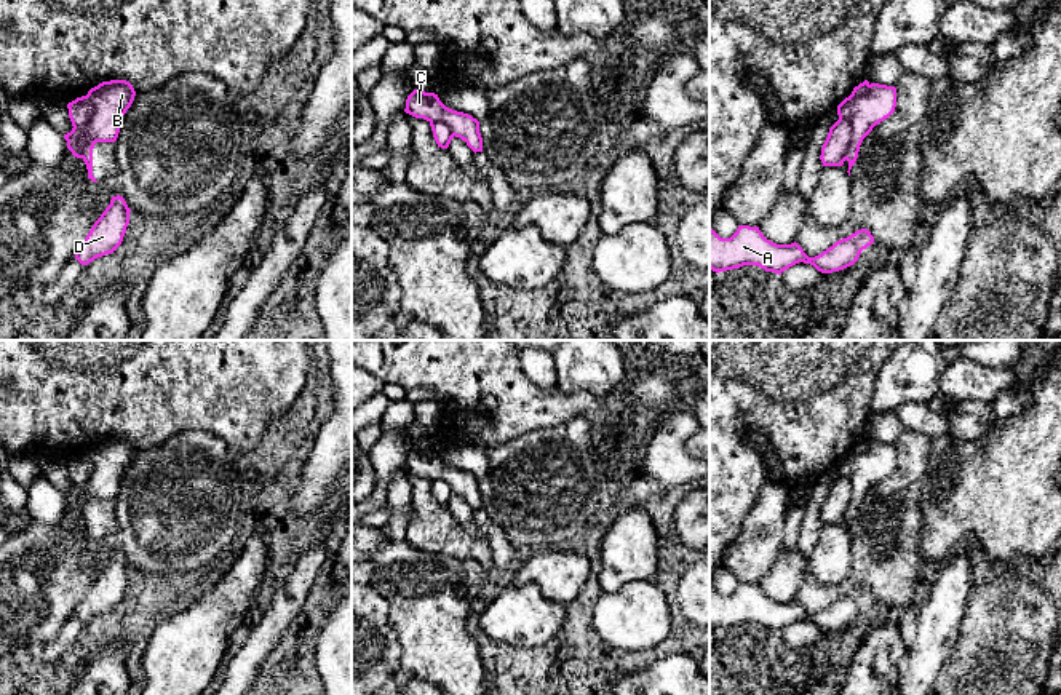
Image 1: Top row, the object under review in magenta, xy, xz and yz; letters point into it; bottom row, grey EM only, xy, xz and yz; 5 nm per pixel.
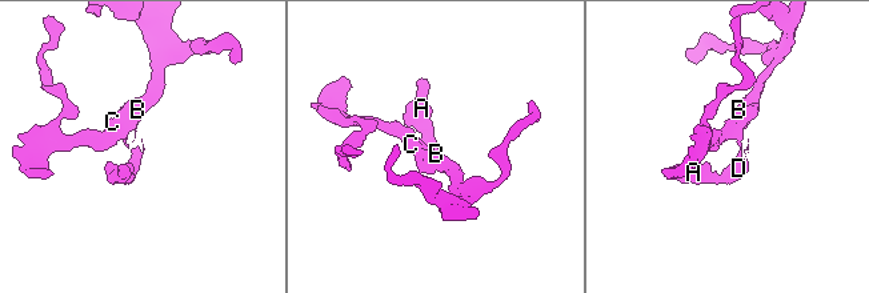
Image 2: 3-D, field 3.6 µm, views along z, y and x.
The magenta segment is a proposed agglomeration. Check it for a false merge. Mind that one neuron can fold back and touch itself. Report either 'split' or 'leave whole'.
split

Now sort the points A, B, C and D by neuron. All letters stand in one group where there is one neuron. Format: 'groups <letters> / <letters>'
groups A D / B C

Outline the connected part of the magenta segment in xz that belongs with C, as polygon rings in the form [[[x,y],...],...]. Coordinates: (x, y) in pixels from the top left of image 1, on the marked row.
[[[414,89],[406,99],[406,113],[427,121],[441,121],[449,126],[455,137],[460,137],[476,153],[483,152],[479,121],[468,113],[446,107],[438,94]]]

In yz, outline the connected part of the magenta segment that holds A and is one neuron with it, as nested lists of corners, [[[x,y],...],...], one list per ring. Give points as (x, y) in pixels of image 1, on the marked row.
[[[738,225],[730,238],[721,238],[709,227],[709,268],[716,273],[757,265],[765,272],[781,275],[789,267],[804,262],[821,273],[833,273],[853,265],[861,251],[874,243],[869,230],[861,228],[847,238],[836,241],[831,248],[815,257],[809,257],[794,241],[777,244],[767,240],[759,227]]]

